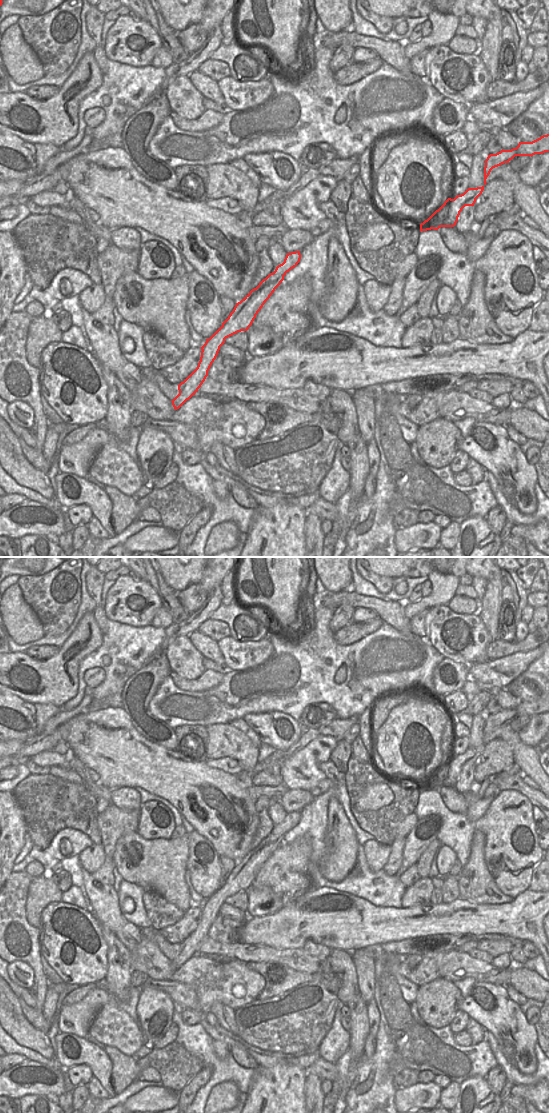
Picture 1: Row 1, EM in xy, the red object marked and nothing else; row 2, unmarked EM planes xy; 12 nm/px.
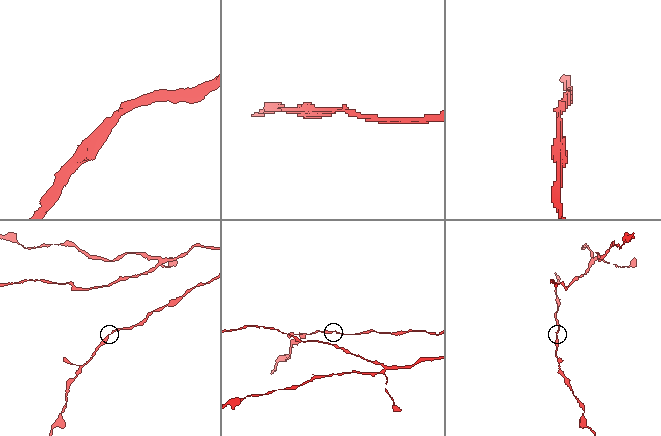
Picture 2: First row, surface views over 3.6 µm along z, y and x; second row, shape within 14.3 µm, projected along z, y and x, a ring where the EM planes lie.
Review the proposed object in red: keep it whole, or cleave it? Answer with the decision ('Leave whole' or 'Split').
Leave whole.

